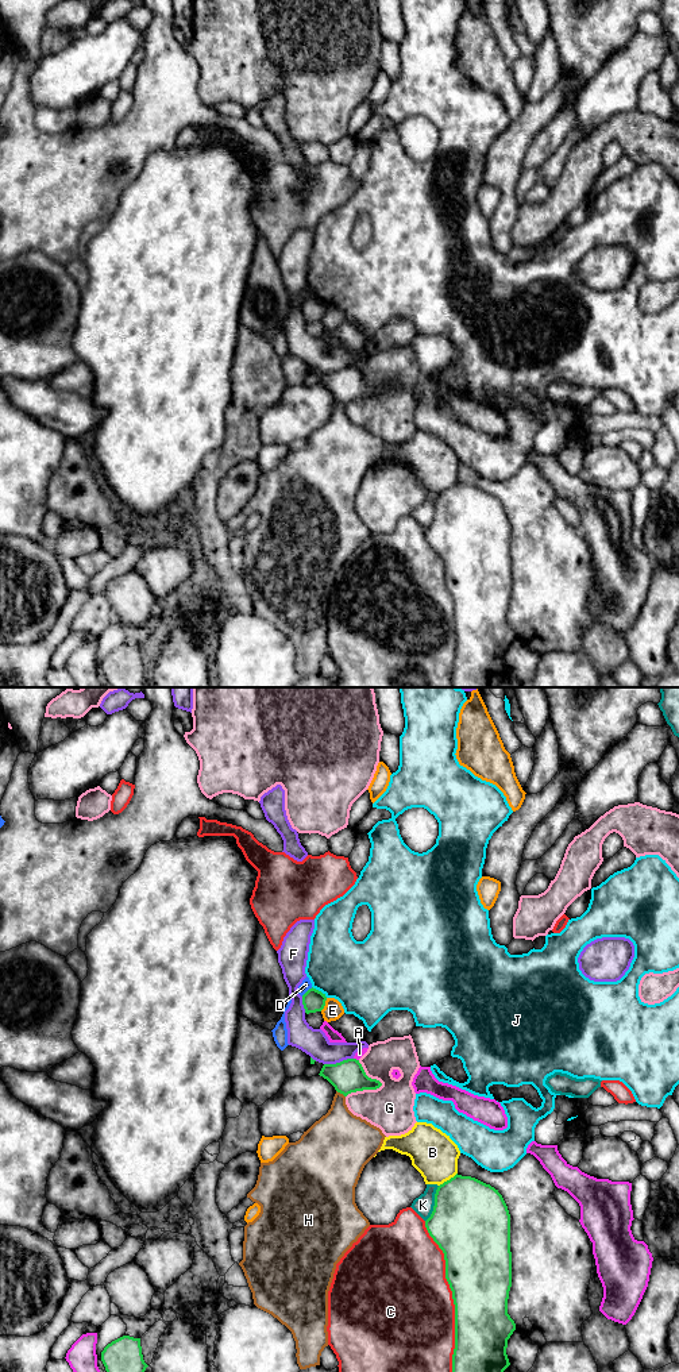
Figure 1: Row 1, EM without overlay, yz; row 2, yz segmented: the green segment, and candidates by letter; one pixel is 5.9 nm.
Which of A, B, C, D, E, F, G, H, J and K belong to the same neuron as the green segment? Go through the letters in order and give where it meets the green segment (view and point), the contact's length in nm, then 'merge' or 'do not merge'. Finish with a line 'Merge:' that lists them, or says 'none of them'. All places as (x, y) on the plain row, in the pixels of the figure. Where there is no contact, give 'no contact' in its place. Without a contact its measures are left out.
A: yz (355, 367) | 40 nm | do not merge
B: yz (447, 489) | 140 nm | do not merge
C: yz (452, 607) | 950 nm | do not merge
D: yz (308, 299) | 90 nm | do not merge
E: yz (324, 313) | 90 nm | do not merge
F: yz (338, 372) | 180 nm | do not merge
G: yz (378, 396) | 240 nm | do not merge
H: yz (340, 401) | 70 nm | do not merge
J: yz (320, 300) | 120 nm | do not merge
K: yz (435, 512) | 240 nm | do not merge
Merge: none of them

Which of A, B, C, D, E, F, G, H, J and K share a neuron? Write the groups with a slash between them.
A / B / C / D / E K / F / G / H / J

